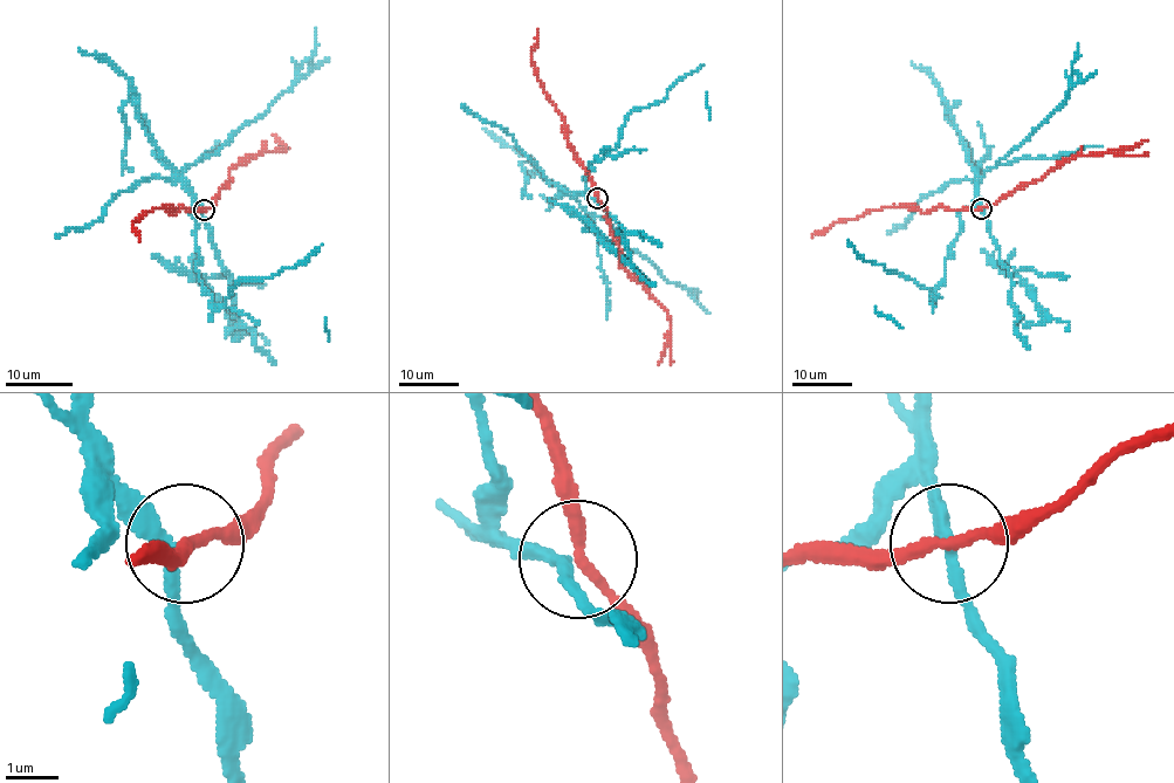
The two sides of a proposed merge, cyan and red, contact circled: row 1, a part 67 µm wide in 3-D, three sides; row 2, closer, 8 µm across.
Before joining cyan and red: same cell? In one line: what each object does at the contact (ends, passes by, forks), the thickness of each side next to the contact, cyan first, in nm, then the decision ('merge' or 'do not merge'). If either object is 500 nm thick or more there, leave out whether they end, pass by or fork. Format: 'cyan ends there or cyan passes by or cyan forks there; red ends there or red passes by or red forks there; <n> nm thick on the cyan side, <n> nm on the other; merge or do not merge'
cyan passes by; red passes by; 240 nm thick on the cyan side, 200 nm on the other; do not merge

